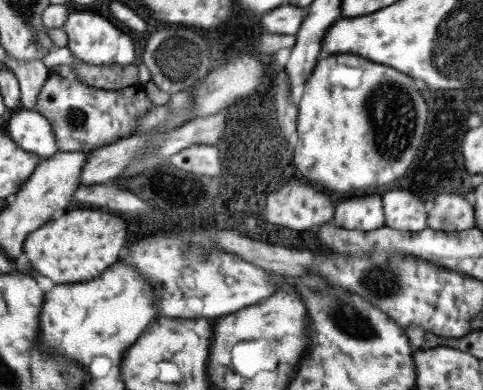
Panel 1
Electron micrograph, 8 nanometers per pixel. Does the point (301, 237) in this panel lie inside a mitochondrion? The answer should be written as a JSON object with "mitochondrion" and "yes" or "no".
{"mitochondrion":"no"}

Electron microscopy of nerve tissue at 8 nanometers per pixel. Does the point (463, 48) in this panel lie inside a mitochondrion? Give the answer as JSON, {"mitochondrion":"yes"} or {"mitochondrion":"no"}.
{"mitochondrion":"yes"}

